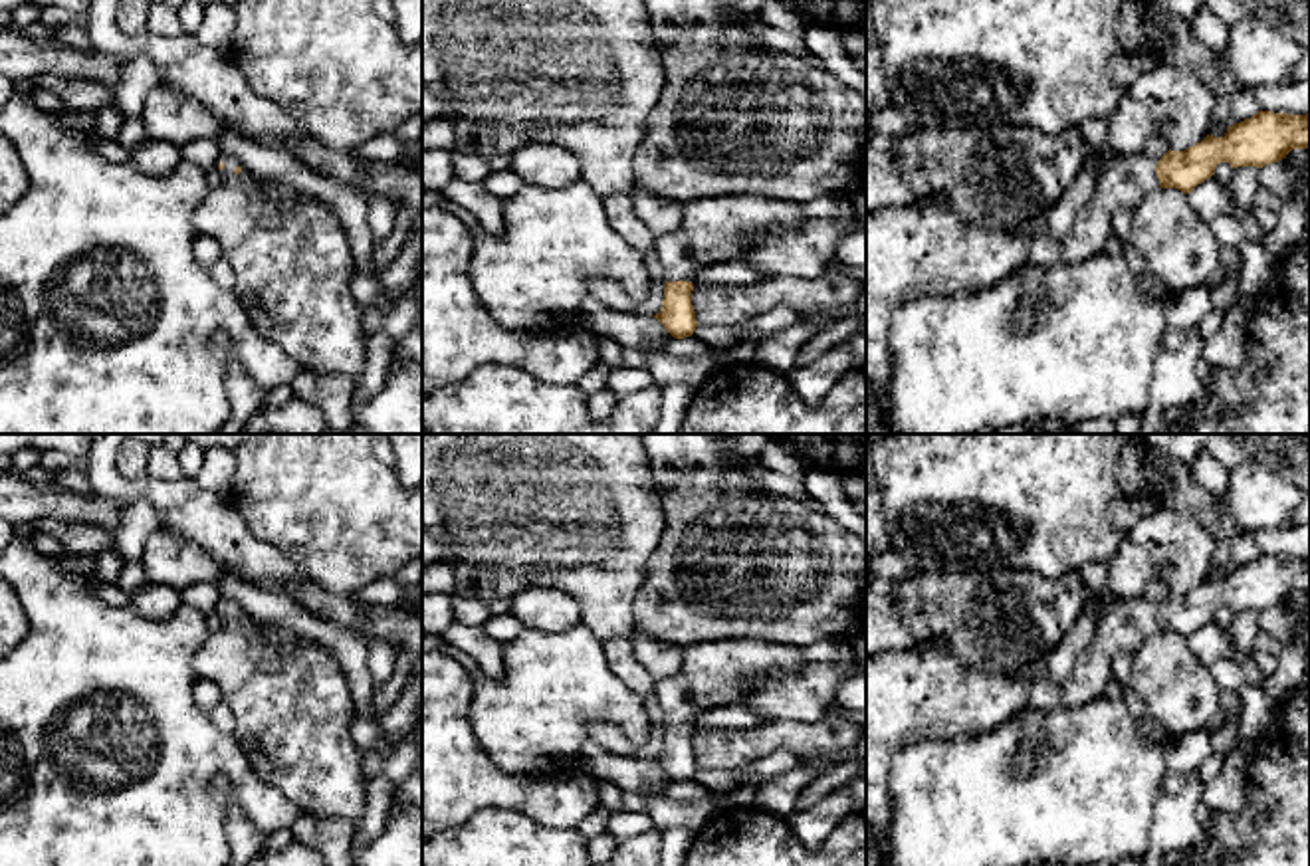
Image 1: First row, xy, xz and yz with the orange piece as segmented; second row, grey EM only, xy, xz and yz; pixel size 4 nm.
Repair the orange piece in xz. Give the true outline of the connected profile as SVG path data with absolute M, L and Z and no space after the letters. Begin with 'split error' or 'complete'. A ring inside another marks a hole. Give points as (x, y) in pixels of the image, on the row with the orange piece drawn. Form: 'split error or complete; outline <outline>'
split error; outline M763 194L698 198L686 204L680 226L654 244L666 279L662 309L654 317L674 339L692 337L698 327L694 277L706 268L737 260L759 232L801 226L805 220L809 216L801 202Z

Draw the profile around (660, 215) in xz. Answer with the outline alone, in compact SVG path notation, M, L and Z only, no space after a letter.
M634 188L630 196L634 214L656 238L664 238L680 226L684 218L684 204L678 200L658 196L642 188Z

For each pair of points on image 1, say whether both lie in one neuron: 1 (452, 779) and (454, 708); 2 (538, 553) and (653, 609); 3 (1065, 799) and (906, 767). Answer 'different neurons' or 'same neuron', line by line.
1: same neuron
2: different neurons
3: same neuron

